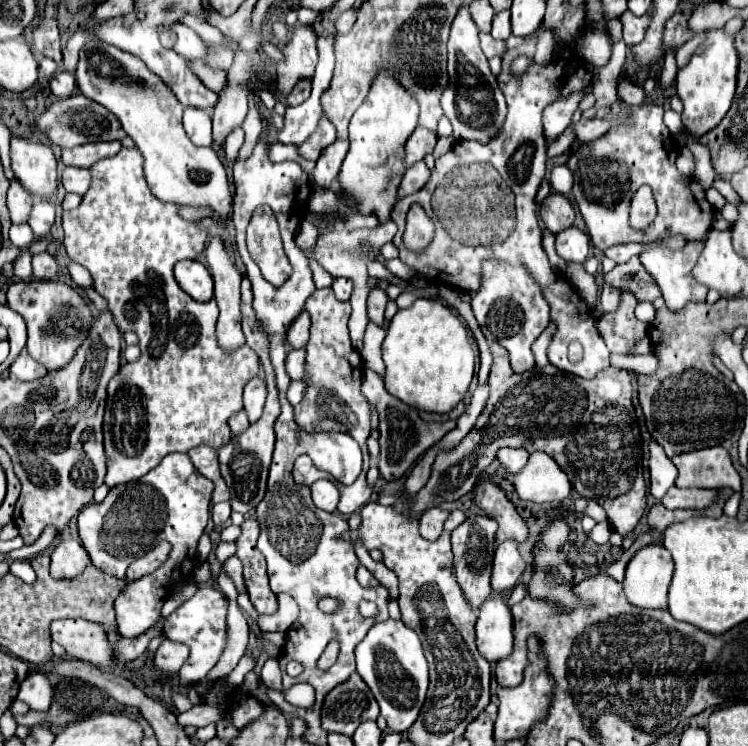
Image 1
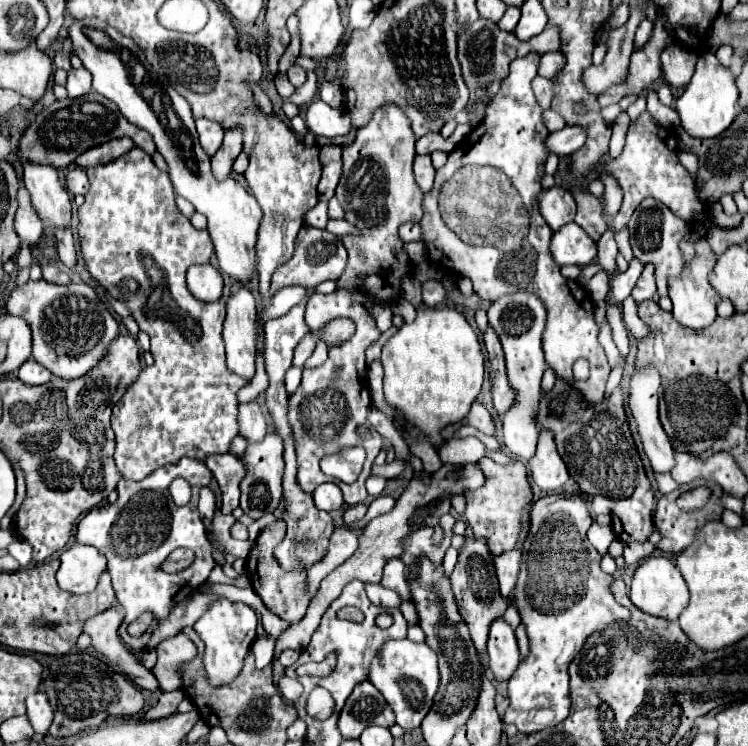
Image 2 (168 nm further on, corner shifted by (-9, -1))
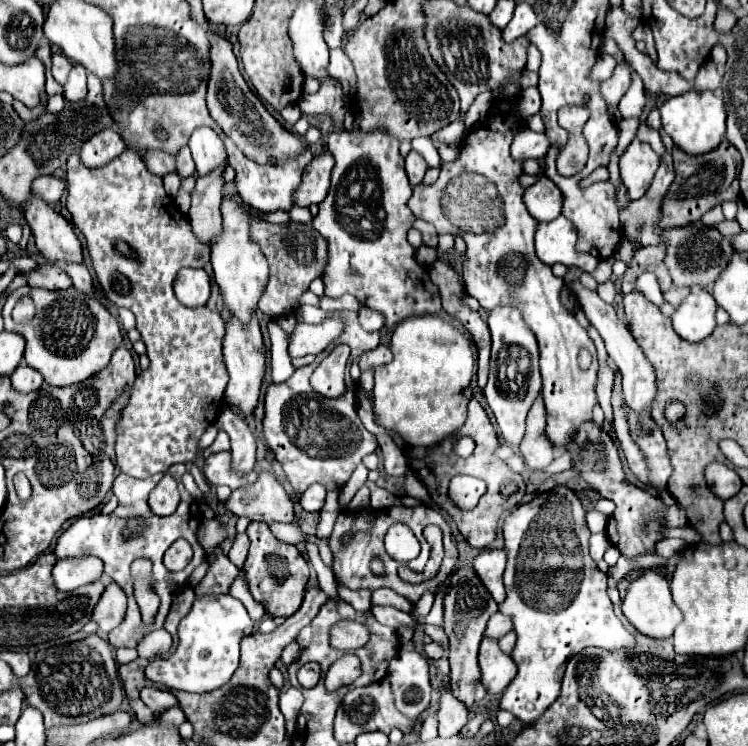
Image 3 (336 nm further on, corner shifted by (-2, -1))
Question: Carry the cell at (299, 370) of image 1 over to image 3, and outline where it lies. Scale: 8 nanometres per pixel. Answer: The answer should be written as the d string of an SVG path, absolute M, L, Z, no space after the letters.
M325 318L319 324L297 324L295 334L289 344L289 356L301 358L307 354L319 354L329 344L333 344L345 330L345 322L341 318Z

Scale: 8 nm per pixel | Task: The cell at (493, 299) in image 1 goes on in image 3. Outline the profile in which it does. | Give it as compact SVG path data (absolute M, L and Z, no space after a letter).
M497 306L489 312L487 318L493 348L491 348L491 368L489 382L485 386L485 398L489 408L497 418L497 426L507 444L517 448L525 436L525 418L533 404L533 400L541 392L541 376L539 376L539 350L537 340L529 326L523 320L523 314L515 306Z

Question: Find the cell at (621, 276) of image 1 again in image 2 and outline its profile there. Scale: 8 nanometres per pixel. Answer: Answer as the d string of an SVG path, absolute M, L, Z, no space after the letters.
M646 198L632 214L628 228L630 228L630 244L634 250L634 256L644 264L652 262L656 266L658 292L660 292L660 296L666 296L670 276L680 276L680 270L684 266L684 258L678 248L678 242L690 232L690 224L686 220L680 220L678 216L674 216L672 210L664 204L660 204L658 200Z

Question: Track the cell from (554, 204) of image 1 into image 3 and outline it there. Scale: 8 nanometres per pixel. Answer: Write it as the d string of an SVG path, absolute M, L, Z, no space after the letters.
M541 174L539 180L525 190L523 202L533 218L539 222L551 222L561 214L563 194L545 174Z

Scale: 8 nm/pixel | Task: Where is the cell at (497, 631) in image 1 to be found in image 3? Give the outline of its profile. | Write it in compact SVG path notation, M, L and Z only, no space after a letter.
M483 638L479 648L481 664L481 682L489 694L503 694L517 674L513 658L503 654L495 638Z

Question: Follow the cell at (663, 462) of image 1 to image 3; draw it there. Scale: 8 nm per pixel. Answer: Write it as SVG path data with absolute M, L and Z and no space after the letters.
M579 280L573 284L573 292L585 312L585 316L589 318L589 322L597 328L597 332L601 334L605 346L607 346L607 352L609 352L609 358L617 364L621 376L623 376L623 396L625 396L625 404L635 412L635 414L651 414L651 404L655 400L655 394L657 394L657 384L655 384L655 370L651 366L651 362L645 358L641 346L635 342L635 338L631 336L627 324L623 324L613 306L609 306L607 302L603 302L595 292L591 290L585 290Z

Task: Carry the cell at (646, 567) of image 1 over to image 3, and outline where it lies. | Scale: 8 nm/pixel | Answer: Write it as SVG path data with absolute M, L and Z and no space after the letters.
M645 570L639 578L635 578L625 594L623 600L623 614L627 616L627 620L645 636L653 636L653 638L669 638L675 630L675 626L681 622L683 614L681 610L675 606L673 598L671 598L671 588L669 588L669 580L659 574L657 570Z

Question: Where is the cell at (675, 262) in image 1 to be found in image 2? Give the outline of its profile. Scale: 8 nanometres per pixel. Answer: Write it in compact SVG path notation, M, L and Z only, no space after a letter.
M694 256L694 260L688 264L688 268L680 274L680 278L672 278L670 280L670 290L668 296L674 304L672 314L674 318L690 328L690 330L704 330L706 326L710 326L716 320L716 306L720 302L720 296L716 294L716 290L710 286L708 282L708 274L712 272L716 260L714 258L702 258L702 256Z

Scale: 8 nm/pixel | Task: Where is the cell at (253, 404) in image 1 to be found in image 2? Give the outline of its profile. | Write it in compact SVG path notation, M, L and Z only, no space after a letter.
M256 402L240 404L238 412L238 424L240 424L240 436L244 436L248 442L260 442L266 436L266 418Z

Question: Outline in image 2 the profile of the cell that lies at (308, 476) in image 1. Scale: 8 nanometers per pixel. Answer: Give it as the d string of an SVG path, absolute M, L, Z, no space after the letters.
M336 290L326 296L314 294L306 304L306 324L312 326L314 330L324 326L326 322L330 322L334 318L342 318L342 316L352 318L356 322L356 326L358 326L356 334L348 342L344 342L340 346L332 346L328 352L328 360L322 366L304 370L300 388L294 394L290 394L290 398L288 398L288 402L290 402L288 404L288 422L292 426L296 458L298 458L296 482L306 494L312 494L318 484L330 480L320 470L320 460L324 456L330 456L332 452L340 452L342 446L364 446L362 442L366 442L366 462L364 462L364 470L360 472L358 480L354 484L336 482L344 494L344 502L348 506L356 506L356 504L368 500L364 482L370 476L370 466L372 466L374 458L382 450L382 438L378 436L378 432L372 432L368 418L366 418L372 402L370 402L367 380L362 378L362 374L367 373L366 348L370 344L374 344L382 332L378 330L376 320L370 316L370 312L362 304L352 302L352 294L346 290Z

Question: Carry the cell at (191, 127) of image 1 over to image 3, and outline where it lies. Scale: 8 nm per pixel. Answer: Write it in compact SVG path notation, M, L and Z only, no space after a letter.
M207 126L197 128L189 138L189 148L193 154L193 160L197 164L197 172L203 176L205 172L211 172L217 164L225 160L225 146L219 134Z

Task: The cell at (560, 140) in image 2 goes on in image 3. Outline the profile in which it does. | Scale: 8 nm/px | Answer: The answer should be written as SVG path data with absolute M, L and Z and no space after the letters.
M531 130L521 132L521 136L517 136L517 140L513 140L513 158L515 160L543 160L543 156L547 156L549 152L549 138L545 134L537 134Z

